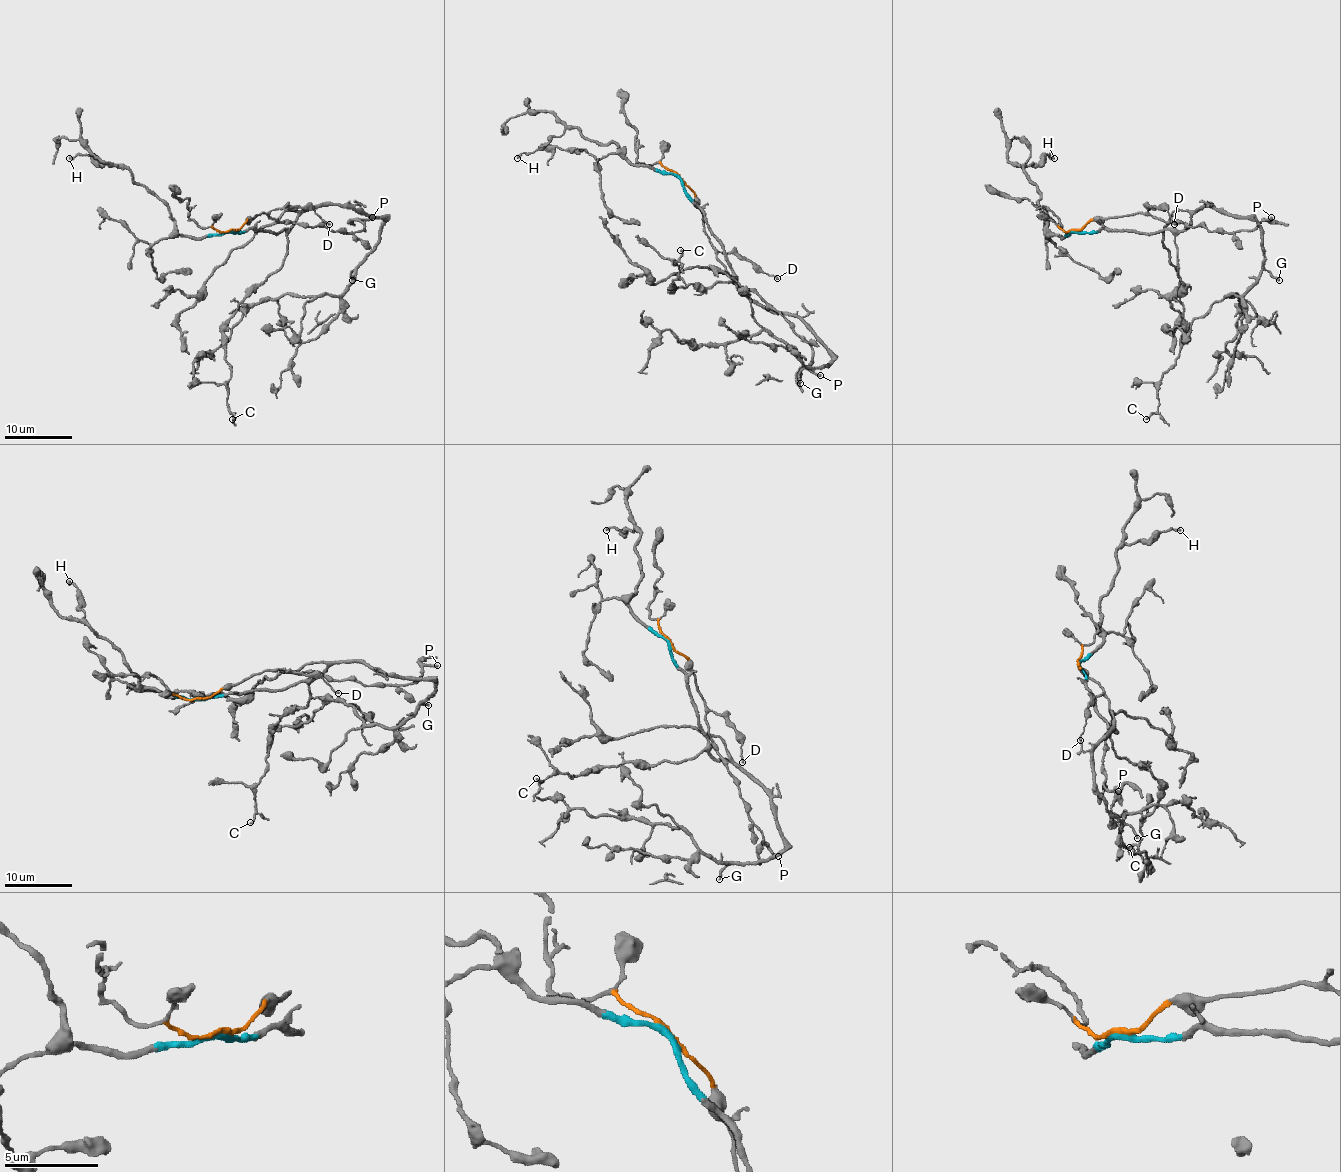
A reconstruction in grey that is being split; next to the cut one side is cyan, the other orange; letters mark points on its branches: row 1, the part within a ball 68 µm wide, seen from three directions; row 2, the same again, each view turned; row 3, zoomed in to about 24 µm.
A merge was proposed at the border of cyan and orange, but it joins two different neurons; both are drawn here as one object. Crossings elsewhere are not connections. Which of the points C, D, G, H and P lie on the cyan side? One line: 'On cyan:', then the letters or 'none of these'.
On cyan: C, G, H

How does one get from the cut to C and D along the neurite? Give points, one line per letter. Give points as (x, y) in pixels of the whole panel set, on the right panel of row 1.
C: (1073, 230), (1169, 230), (1174, 237), (1183, 284), (1180, 357), (1161, 379), (1159, 406), (1146, 419)
D: (1073, 230), (1080, 230), (1092, 220), (1127, 216), (1149, 208), (1164, 208), (1174, 225)

